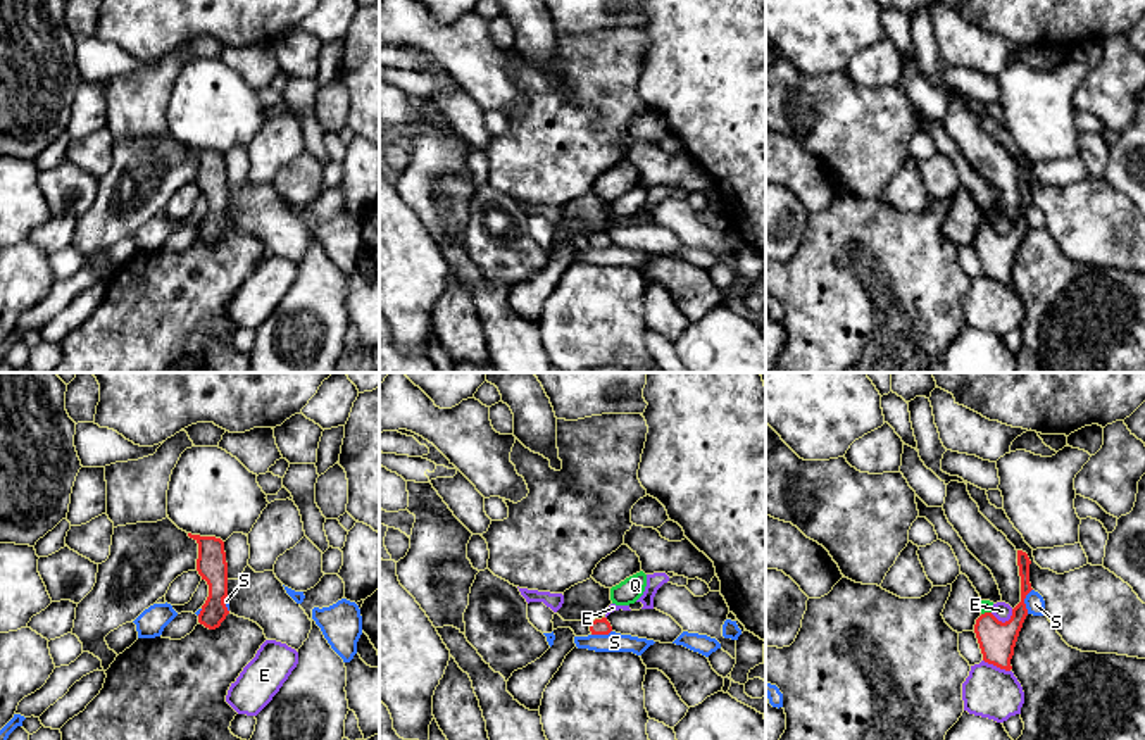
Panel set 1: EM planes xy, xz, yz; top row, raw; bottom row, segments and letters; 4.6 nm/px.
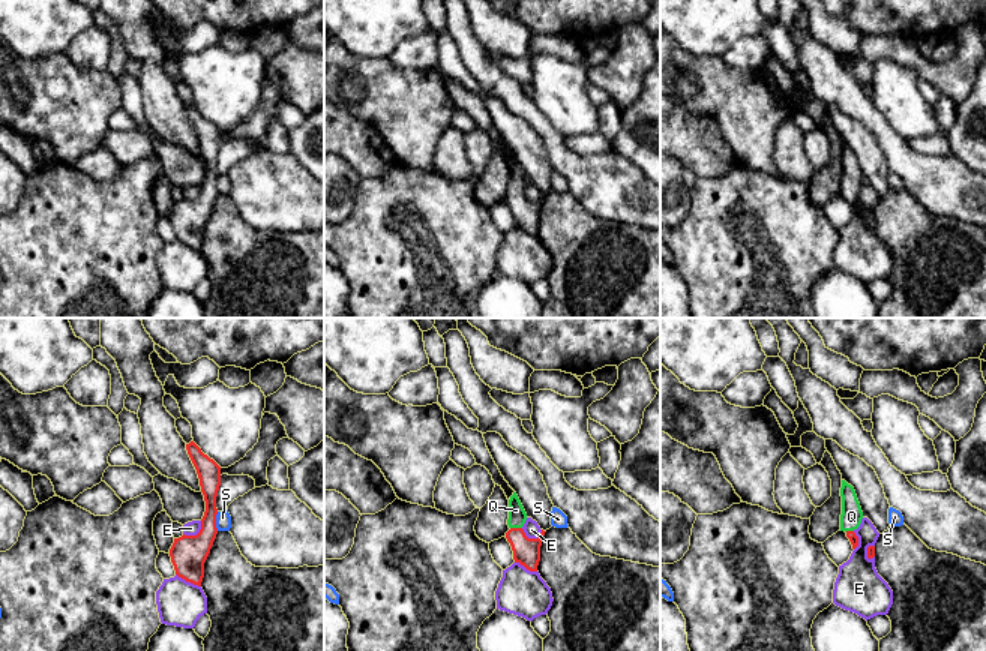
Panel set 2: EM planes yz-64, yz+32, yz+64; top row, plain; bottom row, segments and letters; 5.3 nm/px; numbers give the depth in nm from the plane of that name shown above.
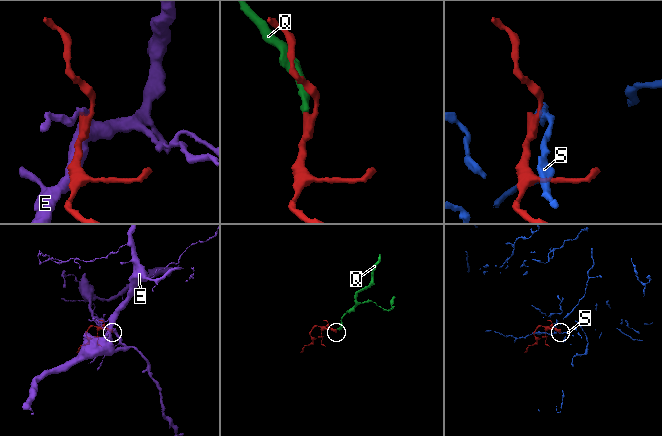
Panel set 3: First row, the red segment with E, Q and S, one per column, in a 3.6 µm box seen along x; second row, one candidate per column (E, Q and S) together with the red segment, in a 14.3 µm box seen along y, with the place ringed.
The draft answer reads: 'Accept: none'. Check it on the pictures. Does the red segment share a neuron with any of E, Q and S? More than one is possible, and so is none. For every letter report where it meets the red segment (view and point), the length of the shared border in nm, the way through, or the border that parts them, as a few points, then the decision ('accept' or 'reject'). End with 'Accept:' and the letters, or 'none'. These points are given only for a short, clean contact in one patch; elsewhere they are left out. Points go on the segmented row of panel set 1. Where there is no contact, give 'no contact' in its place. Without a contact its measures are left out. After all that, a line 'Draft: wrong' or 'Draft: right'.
E: meets red in yz at (1006, 621); contact 110 nm long; reject
Q: meets red in yz at (985, 613); contact 50 nm long; runs through yz (997, 640), (987, 627), (985, 613), (985, 606); accept
S: meets red in yz at (1023, 601); contact 120 nm long; border along yz (1032, 589), (1025, 599), (1026, 613); reject
Accept: Q
Draft: wrong

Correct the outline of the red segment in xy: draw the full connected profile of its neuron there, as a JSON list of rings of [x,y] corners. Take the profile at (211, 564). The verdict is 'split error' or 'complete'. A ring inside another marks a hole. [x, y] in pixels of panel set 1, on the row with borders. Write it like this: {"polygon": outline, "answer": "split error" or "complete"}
{"polygon": [[[188,533],[198,543],[197,571],[209,585],[209,597],[198,614],[198,623],[216,630],[229,614],[224,599],[228,597],[228,562],[224,542],[216,536]]], "answer": "complete"}

